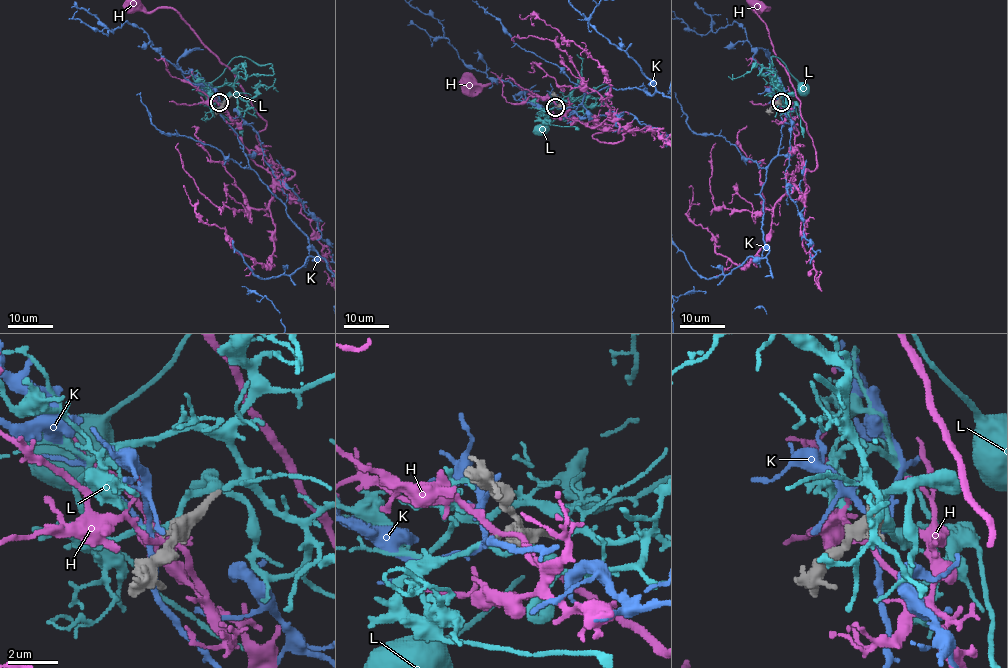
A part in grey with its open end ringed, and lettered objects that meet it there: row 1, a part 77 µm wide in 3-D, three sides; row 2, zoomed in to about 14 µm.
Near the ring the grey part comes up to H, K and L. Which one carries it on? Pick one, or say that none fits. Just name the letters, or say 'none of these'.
L

